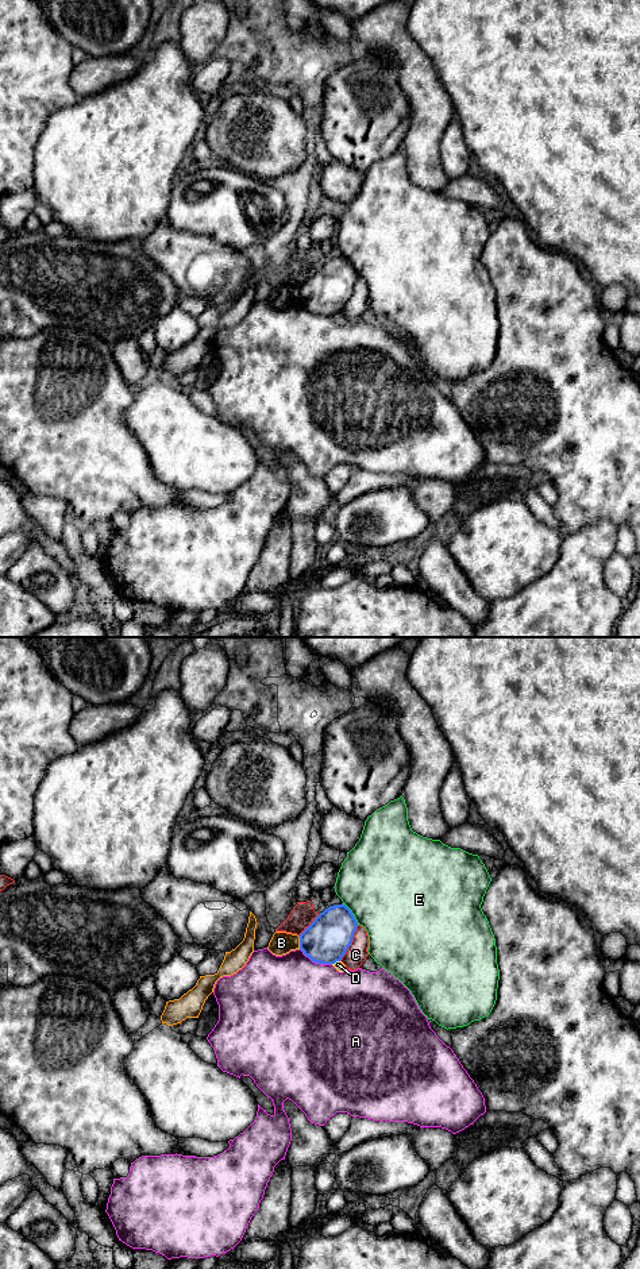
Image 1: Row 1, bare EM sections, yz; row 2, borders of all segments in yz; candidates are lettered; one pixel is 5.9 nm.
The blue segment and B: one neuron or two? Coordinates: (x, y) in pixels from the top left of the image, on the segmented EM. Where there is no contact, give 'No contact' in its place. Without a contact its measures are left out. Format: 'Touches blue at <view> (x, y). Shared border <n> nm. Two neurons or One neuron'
Touches blue at yz (300, 942). Shared border 80 nm. Two neurons

